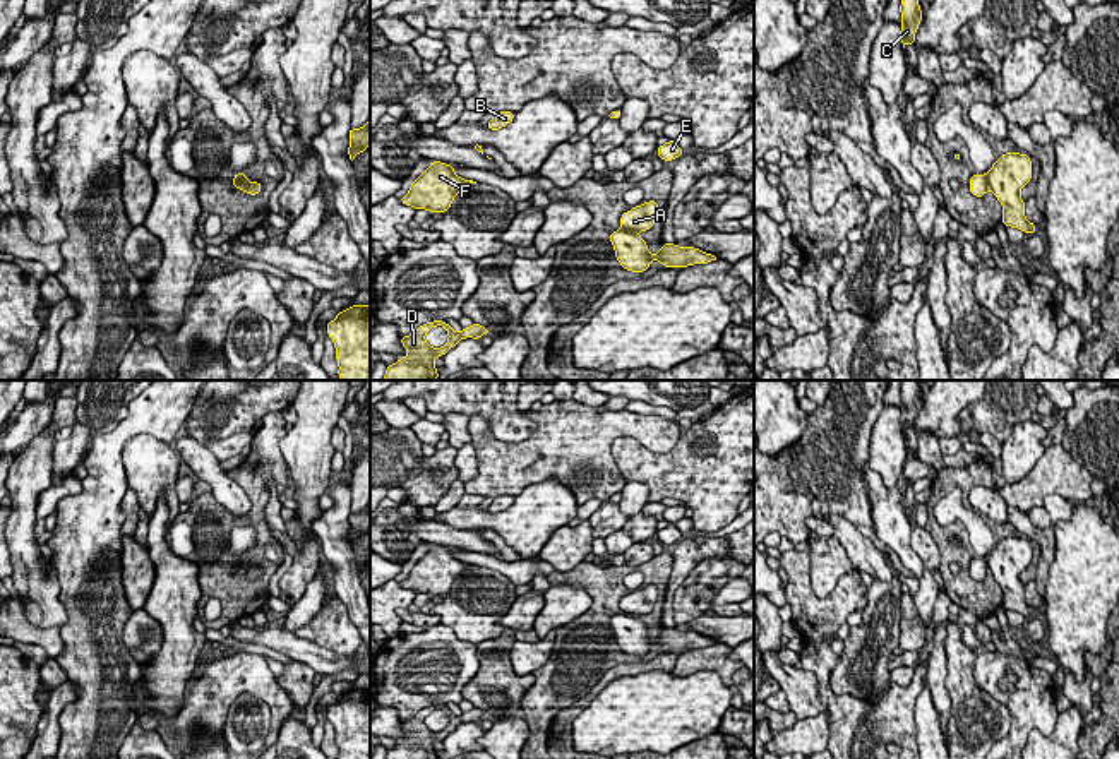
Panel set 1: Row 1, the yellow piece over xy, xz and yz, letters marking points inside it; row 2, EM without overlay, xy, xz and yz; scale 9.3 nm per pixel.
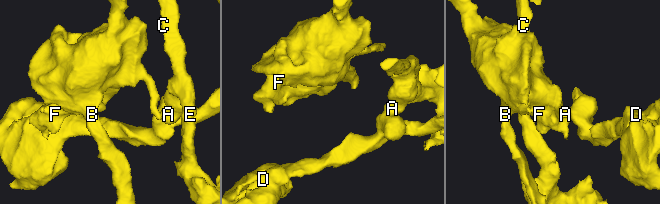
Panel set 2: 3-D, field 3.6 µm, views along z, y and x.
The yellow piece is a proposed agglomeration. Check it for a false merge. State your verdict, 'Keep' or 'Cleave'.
Cleave

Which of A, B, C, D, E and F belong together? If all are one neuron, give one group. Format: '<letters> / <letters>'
A C E / B D F

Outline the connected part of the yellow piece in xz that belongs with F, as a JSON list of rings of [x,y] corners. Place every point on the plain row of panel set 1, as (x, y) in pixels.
[[[430,545],[430,550],[411,567],[401,588],[416,595],[444,596],[451,593],[454,581],[473,564],[464,564],[454,557],[454,548]]]

